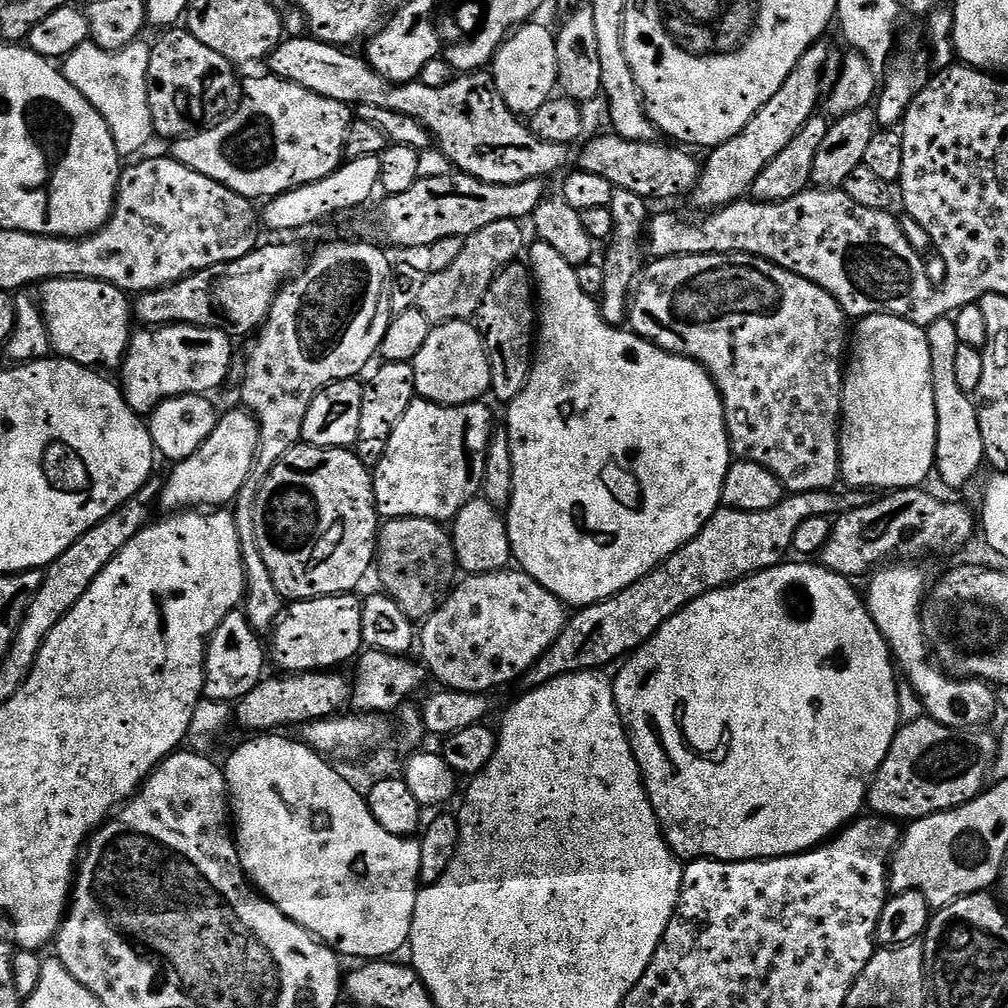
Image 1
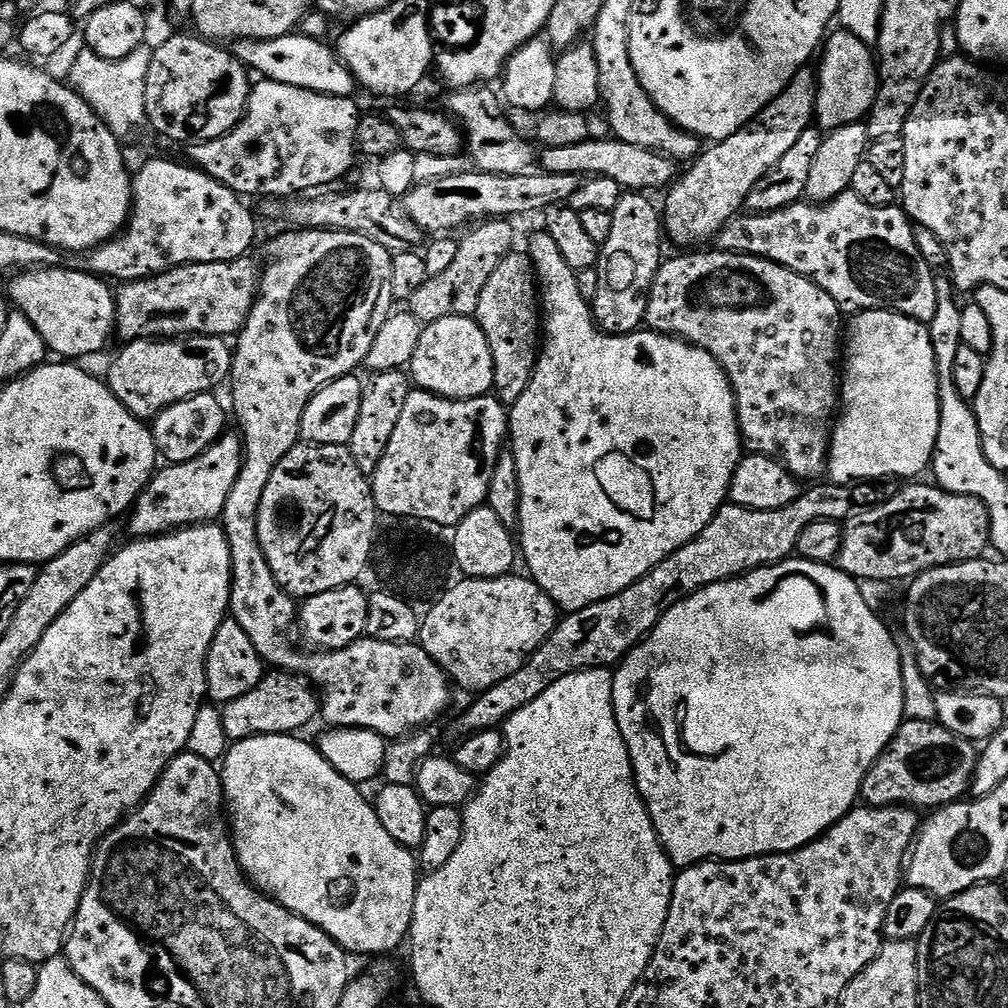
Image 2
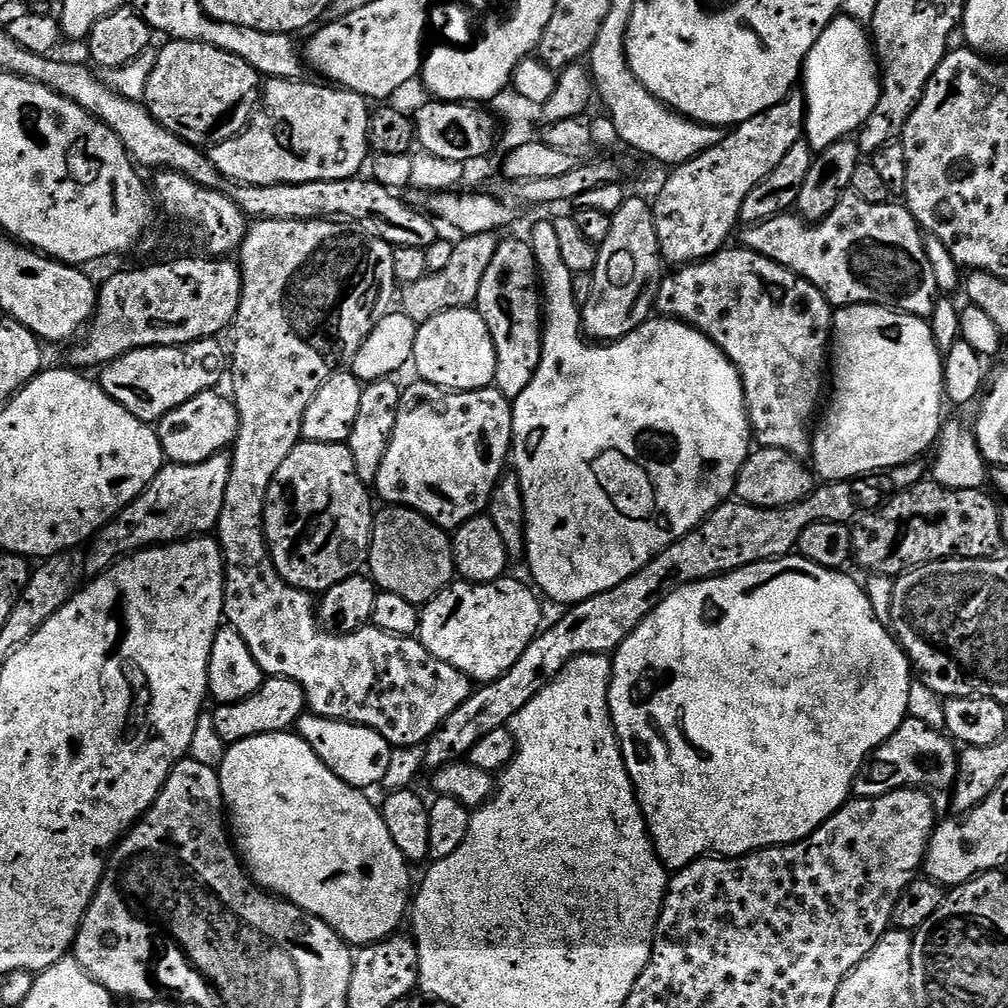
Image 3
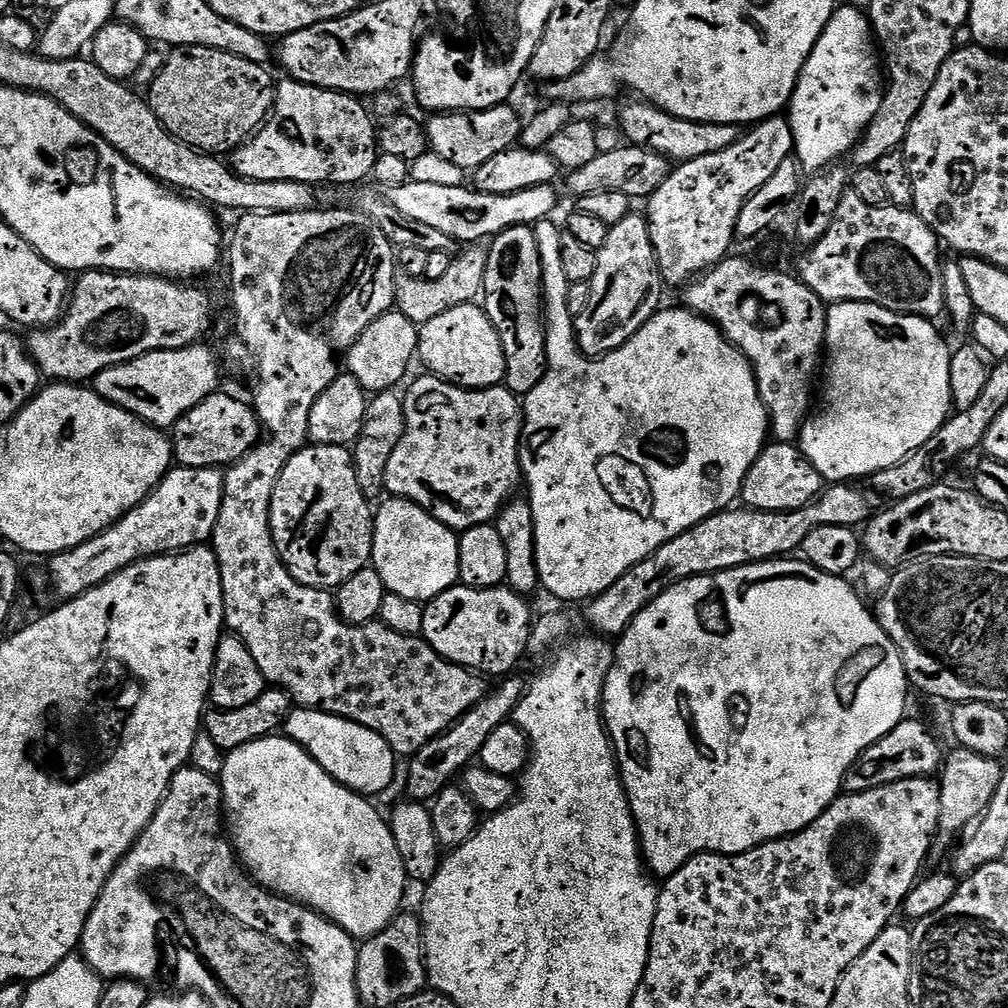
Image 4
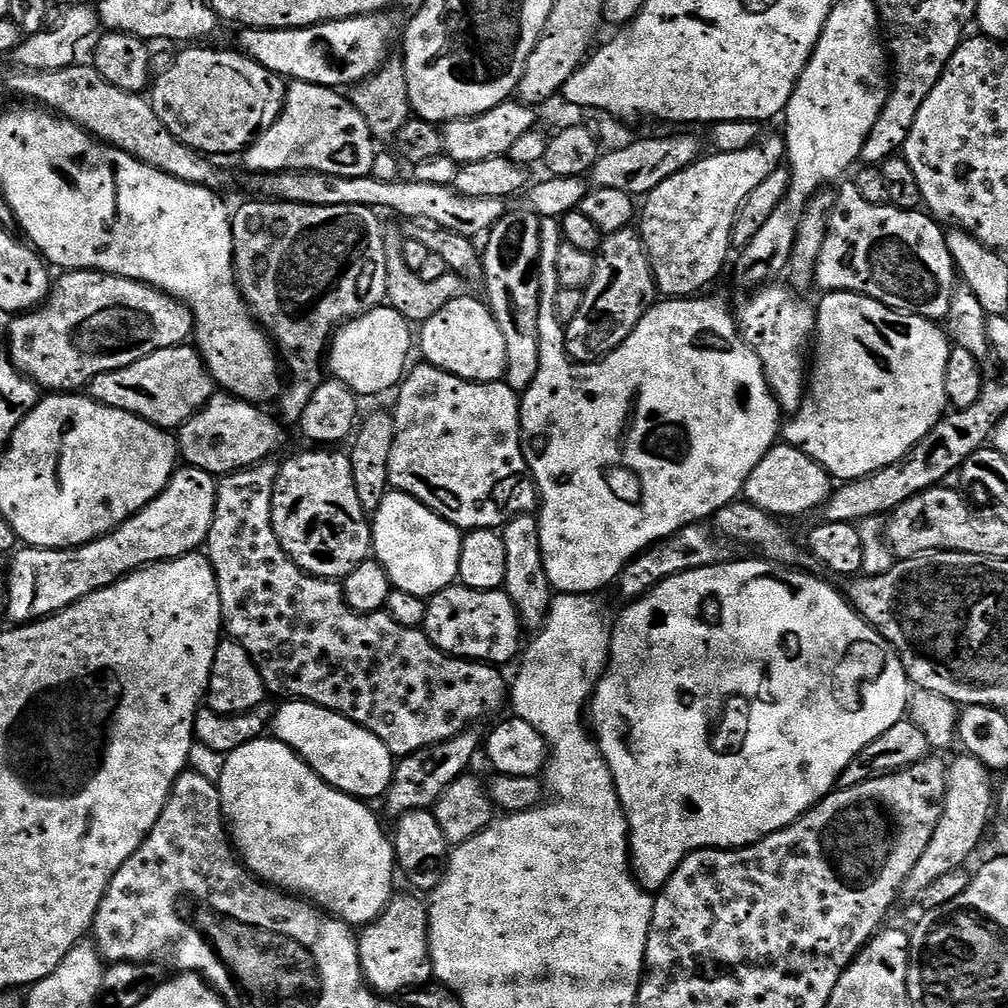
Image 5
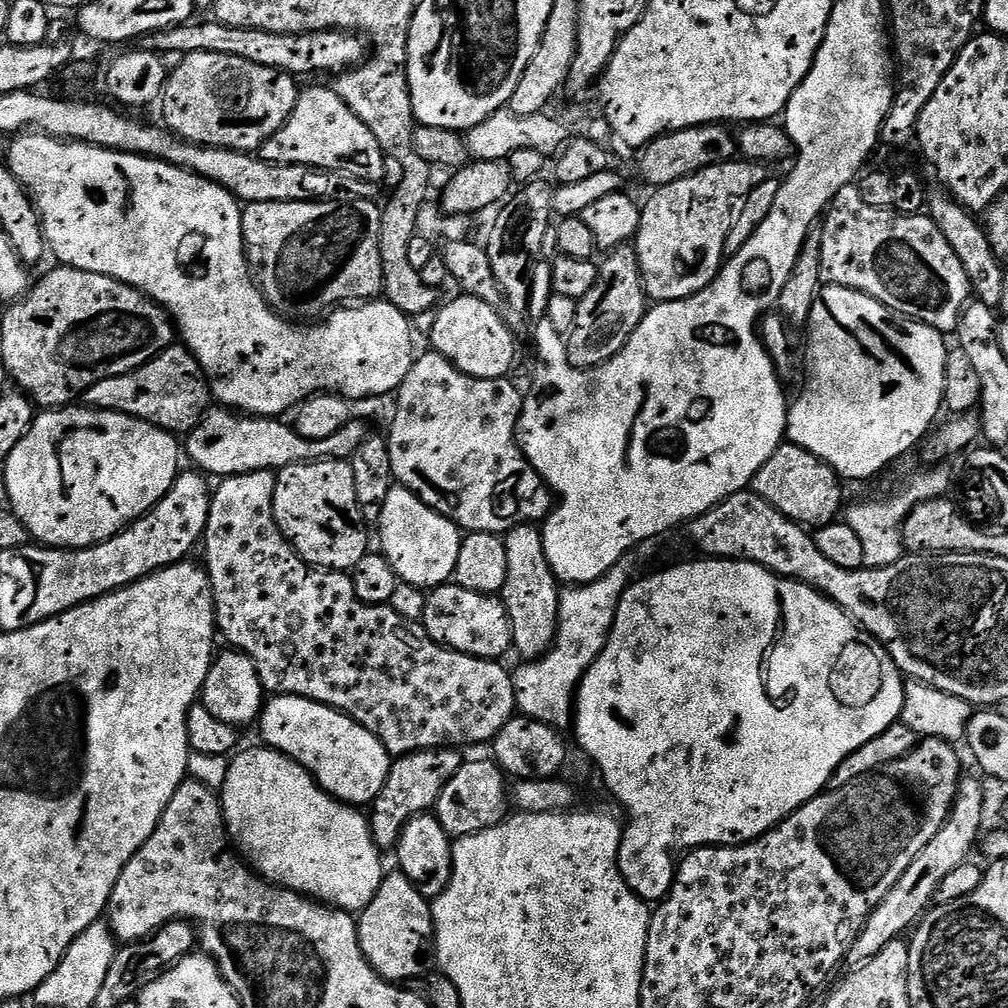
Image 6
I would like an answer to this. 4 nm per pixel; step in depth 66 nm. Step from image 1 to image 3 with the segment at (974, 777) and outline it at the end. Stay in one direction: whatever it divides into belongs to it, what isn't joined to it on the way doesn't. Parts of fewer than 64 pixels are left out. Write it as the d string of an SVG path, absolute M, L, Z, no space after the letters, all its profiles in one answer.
M906 718L864 759L864 765L852 783L853 793L860 798L878 798L882 794L890 794L899 788L919 788L933 790L932 788L951 789L956 780L958 770L958 748L943 731L934 730L926 722Z

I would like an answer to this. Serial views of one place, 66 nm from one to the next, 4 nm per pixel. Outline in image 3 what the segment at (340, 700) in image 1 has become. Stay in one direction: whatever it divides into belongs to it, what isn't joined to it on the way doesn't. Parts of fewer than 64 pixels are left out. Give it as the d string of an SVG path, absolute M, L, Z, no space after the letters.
M269 676L250 698L242 698L242 702L233 704L216 704L210 713L218 737L224 740L226 745L230 745L242 742L246 738L295 729L305 712L306 701L302 686L298 686L298 682L294 682L290 678Z

